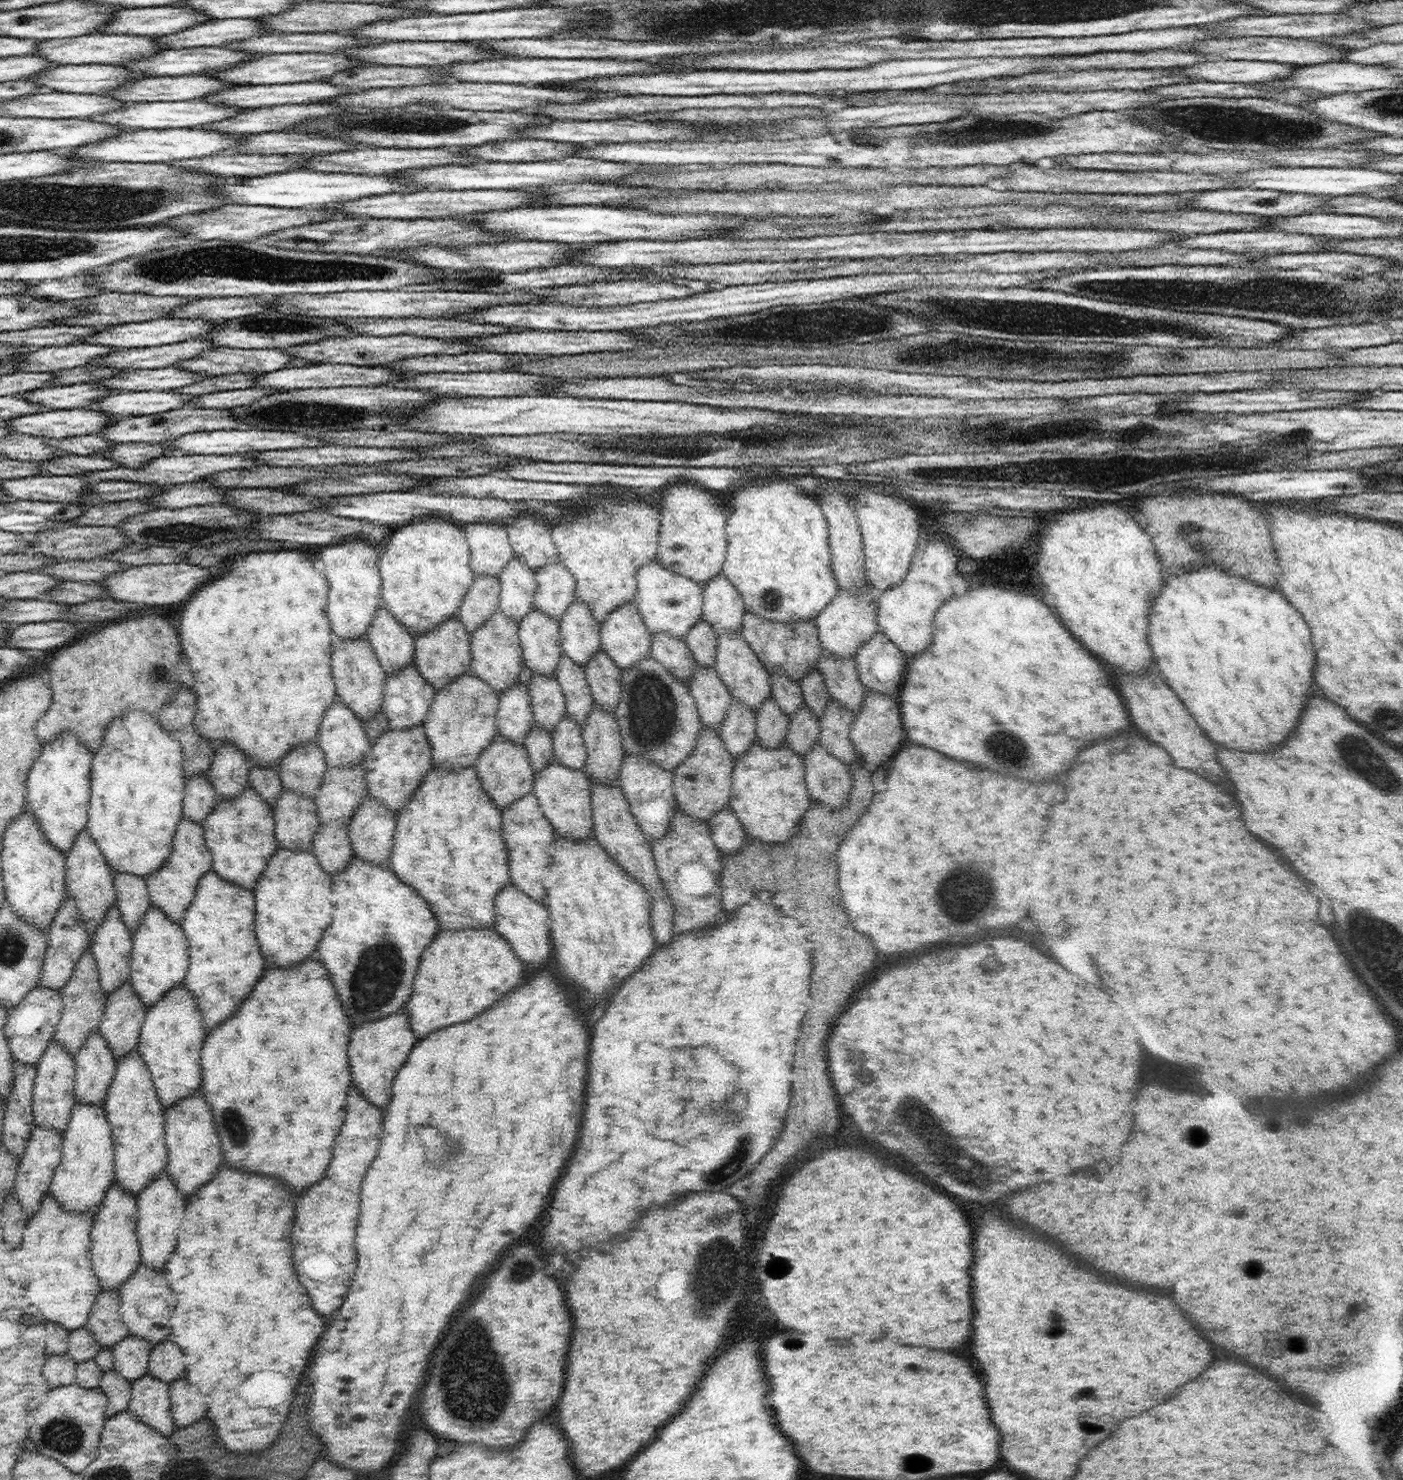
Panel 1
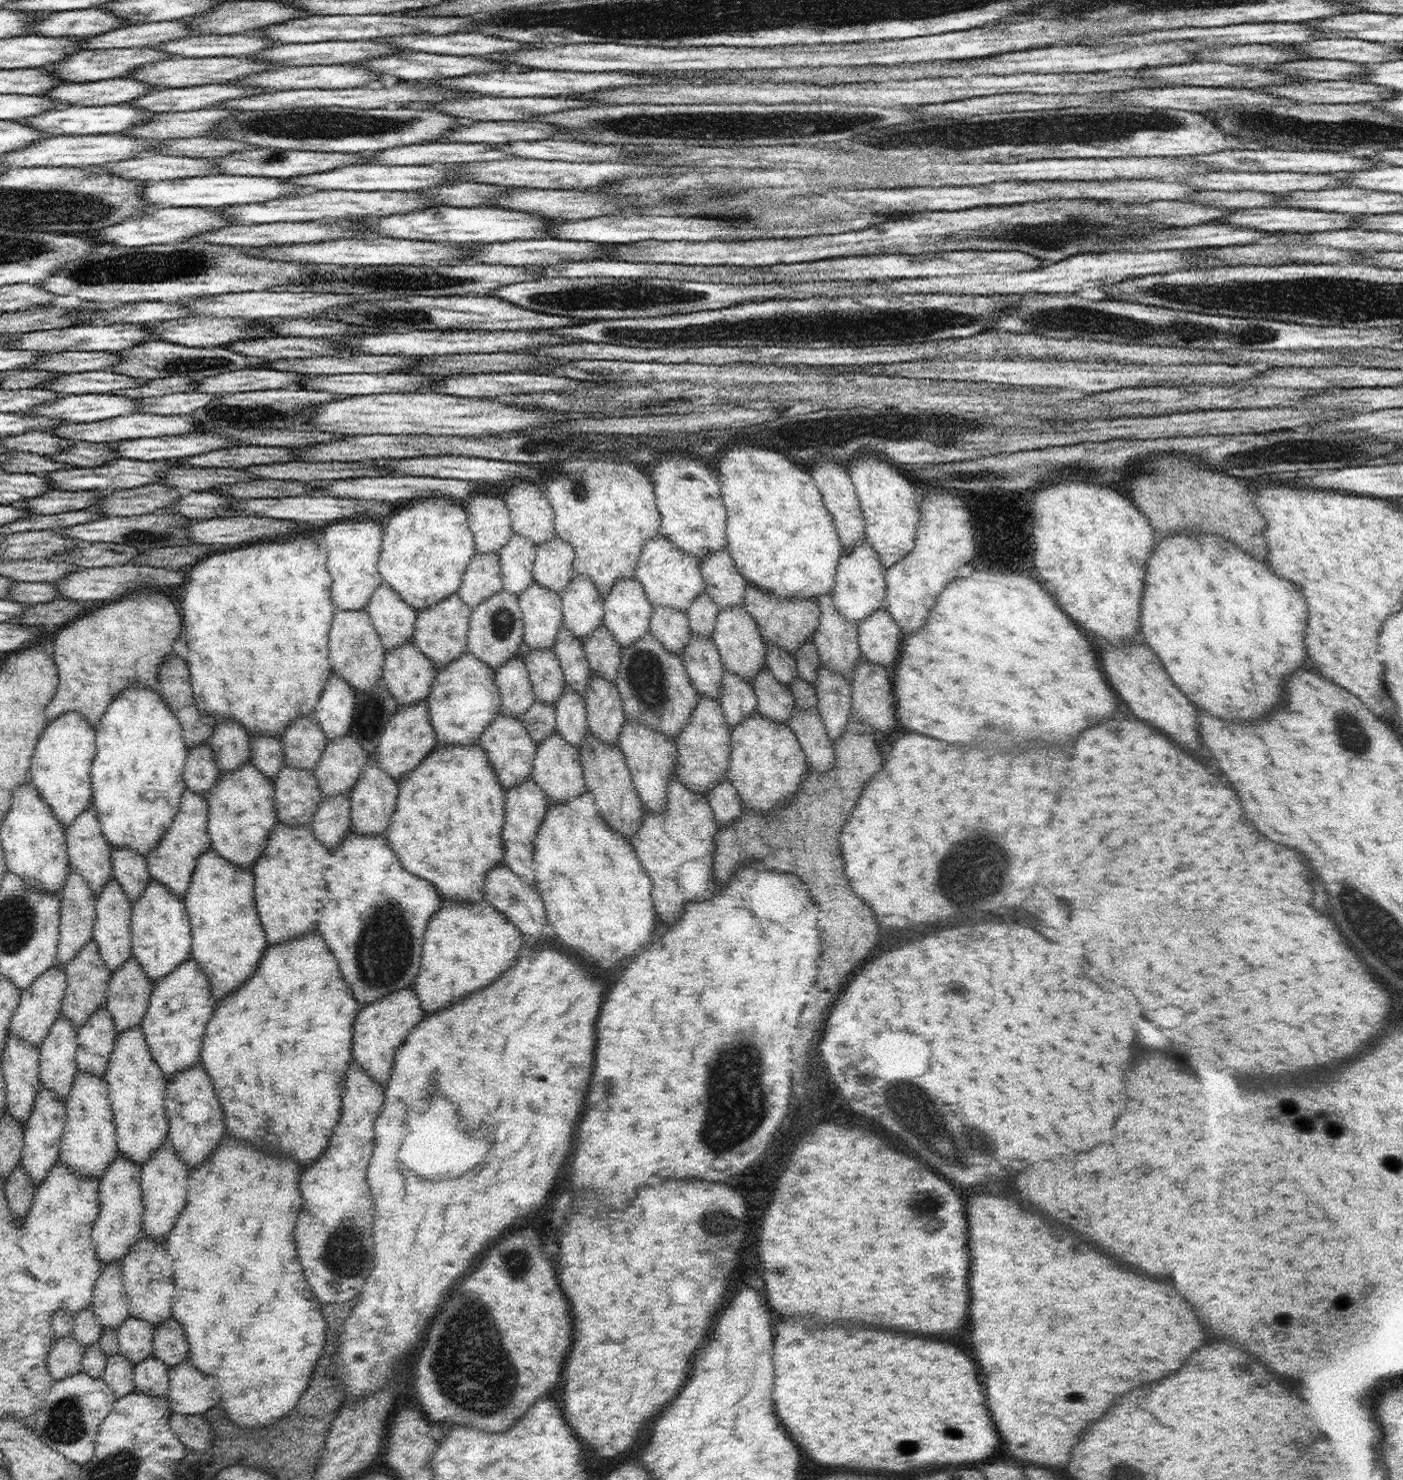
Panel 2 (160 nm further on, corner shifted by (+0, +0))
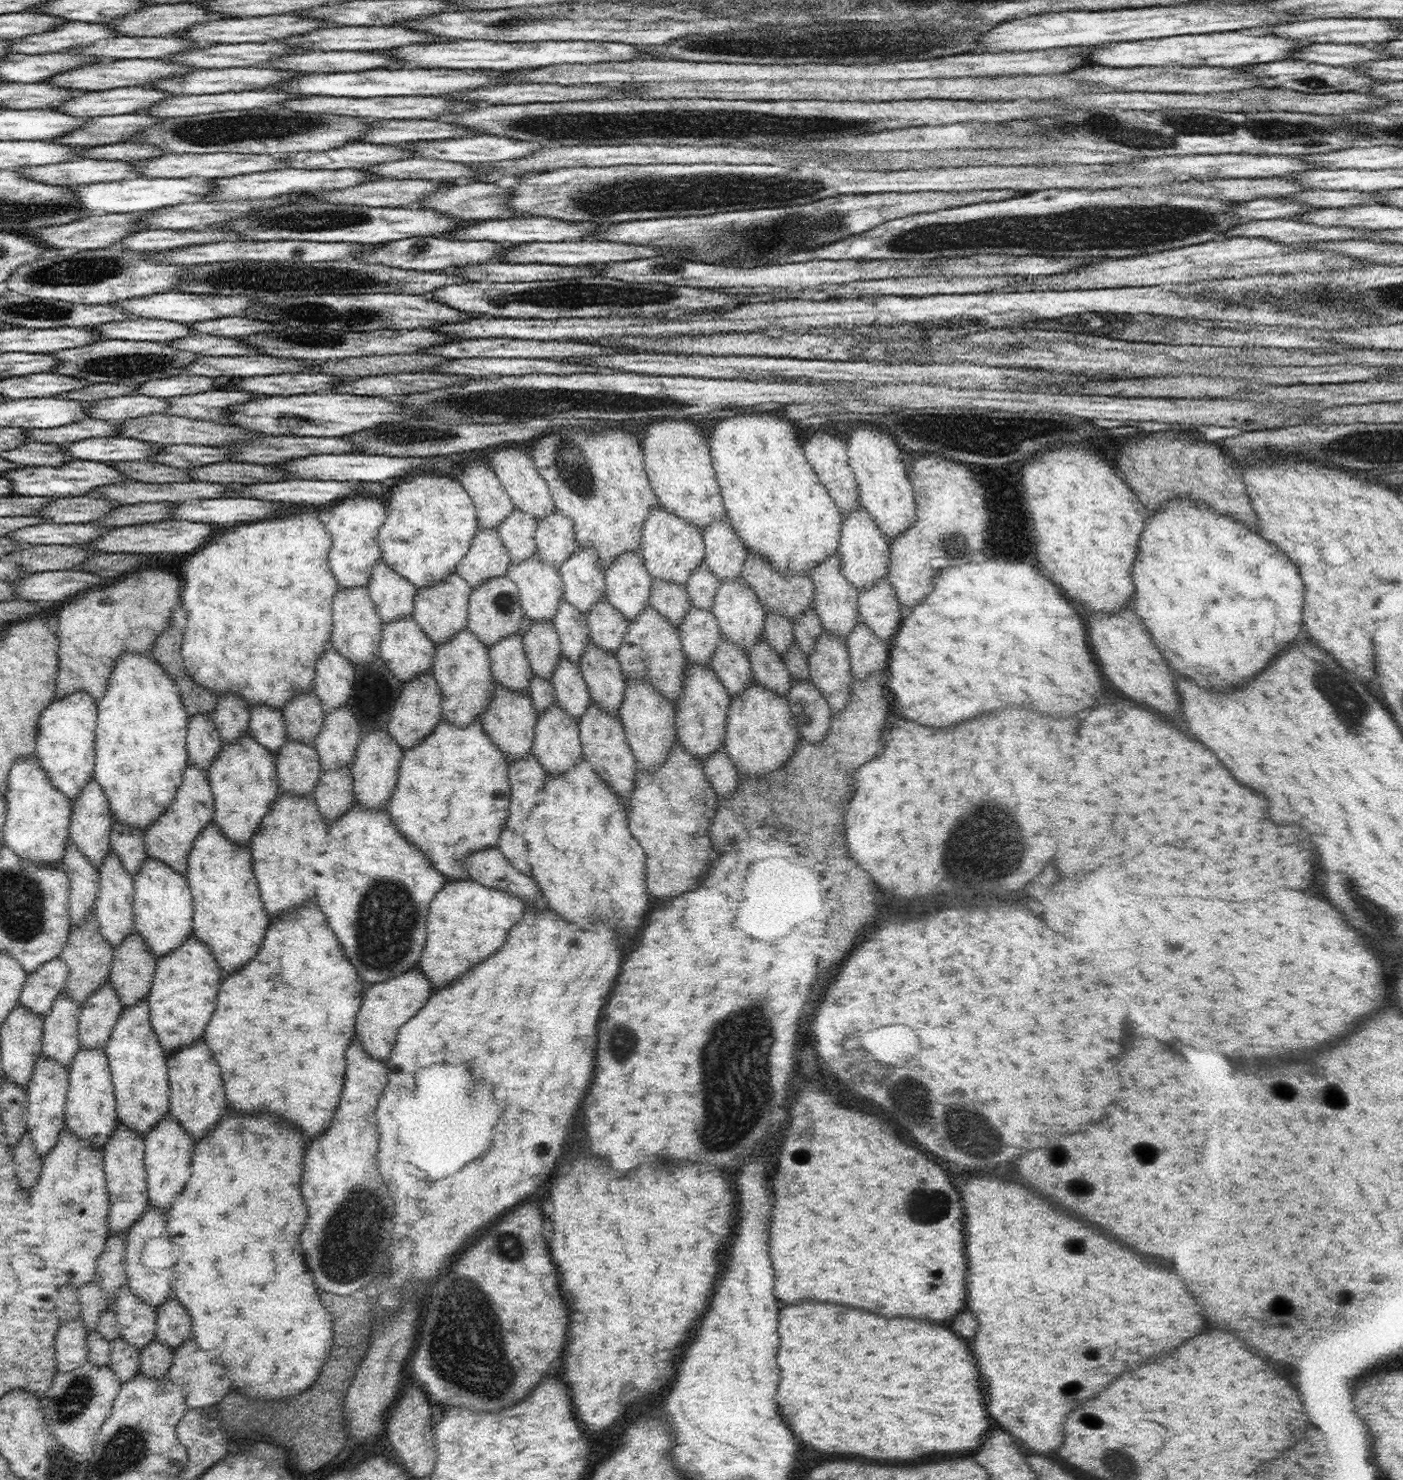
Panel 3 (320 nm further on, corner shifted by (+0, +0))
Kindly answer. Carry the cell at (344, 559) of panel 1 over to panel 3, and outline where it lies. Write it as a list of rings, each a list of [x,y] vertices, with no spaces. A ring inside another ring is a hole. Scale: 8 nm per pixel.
[[[362,492],[362,495],[346,497],[332,504],[326,522],[332,538],[332,549],[328,560],[339,590],[360,588],[370,584],[374,565],[381,560],[381,547],[377,536],[387,515],[385,499],[382,496],[364,495]]]

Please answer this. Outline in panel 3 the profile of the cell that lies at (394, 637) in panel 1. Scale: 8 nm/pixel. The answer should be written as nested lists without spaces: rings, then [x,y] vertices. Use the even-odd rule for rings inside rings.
[[[380,560],[374,565],[367,588],[384,624],[413,614],[417,593],[414,584],[406,582],[401,574],[394,572],[384,561]]]

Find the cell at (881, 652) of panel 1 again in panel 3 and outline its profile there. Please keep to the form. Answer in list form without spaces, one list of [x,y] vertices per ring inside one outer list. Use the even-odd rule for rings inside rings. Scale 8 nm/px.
[[[888,576],[880,578],[875,586],[872,585],[859,594],[858,608],[859,620],[868,624],[870,630],[886,642],[892,642],[894,634],[898,634],[898,628],[906,614]]]

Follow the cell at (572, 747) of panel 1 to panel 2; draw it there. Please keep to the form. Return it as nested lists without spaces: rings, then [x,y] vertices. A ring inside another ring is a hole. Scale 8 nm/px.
[[[566,687],[555,702],[556,728],[572,746],[581,748],[587,735],[587,714],[585,698],[572,687]]]

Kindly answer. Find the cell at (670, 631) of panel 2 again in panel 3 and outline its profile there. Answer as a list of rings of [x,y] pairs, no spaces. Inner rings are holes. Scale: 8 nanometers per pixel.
[[[653,580],[648,604],[678,628],[691,607],[691,600],[687,586],[670,584],[664,580]]]

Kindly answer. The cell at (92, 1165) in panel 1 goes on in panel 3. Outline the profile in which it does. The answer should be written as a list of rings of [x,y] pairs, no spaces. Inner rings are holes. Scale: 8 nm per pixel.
[[[80,1047],[69,1067],[69,1089],[65,1110],[65,1129],[80,1137],[87,1145],[102,1149],[119,1123],[113,1076],[104,1049]]]

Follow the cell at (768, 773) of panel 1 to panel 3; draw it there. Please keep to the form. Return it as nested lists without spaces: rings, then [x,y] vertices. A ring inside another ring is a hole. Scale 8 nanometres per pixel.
[[[753,678],[741,695],[731,699],[723,749],[734,761],[739,776],[763,777],[778,770],[793,755],[798,739],[787,696],[767,689]]]

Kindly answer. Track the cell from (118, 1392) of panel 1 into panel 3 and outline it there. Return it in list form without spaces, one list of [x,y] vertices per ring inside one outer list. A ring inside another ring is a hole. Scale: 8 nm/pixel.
[[[120,1336],[111,1342],[108,1366],[117,1374],[118,1380],[128,1382],[139,1373],[141,1350]]]

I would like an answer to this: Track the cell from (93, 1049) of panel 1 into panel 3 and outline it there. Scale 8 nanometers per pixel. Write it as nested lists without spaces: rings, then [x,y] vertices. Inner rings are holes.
[[[110,980],[102,983],[91,995],[90,1000],[81,1005],[81,1014],[79,1017],[79,1041],[85,1049],[104,1049],[107,1046],[108,1039],[118,1022],[118,1017],[122,1015],[122,1002],[118,1000],[118,993]]]

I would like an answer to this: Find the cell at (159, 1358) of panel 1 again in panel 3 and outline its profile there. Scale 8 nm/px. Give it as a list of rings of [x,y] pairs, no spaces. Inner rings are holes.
[[[172,1294],[157,1310],[156,1330],[155,1338],[173,1350],[192,1336],[192,1318],[188,1310],[178,1300],[174,1300]]]

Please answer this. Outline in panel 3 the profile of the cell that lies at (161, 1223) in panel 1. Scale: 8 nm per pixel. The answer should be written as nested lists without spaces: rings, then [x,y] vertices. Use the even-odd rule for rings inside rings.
[[[169,1112],[154,1125],[152,1132],[145,1138],[145,1169],[147,1172],[147,1191],[149,1204],[168,1210],[172,1200],[182,1192],[190,1178],[190,1158],[194,1152],[194,1142],[182,1128],[177,1118]]]

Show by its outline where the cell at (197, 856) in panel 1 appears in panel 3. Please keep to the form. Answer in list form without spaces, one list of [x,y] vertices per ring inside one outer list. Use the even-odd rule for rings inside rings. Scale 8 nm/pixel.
[[[190,763],[182,777],[182,784],[176,792],[176,798],[170,803],[164,814],[145,828],[143,837],[147,856],[162,859],[168,866],[185,875],[193,842],[204,826],[212,822],[214,811],[215,800],[211,792],[208,771]]]

